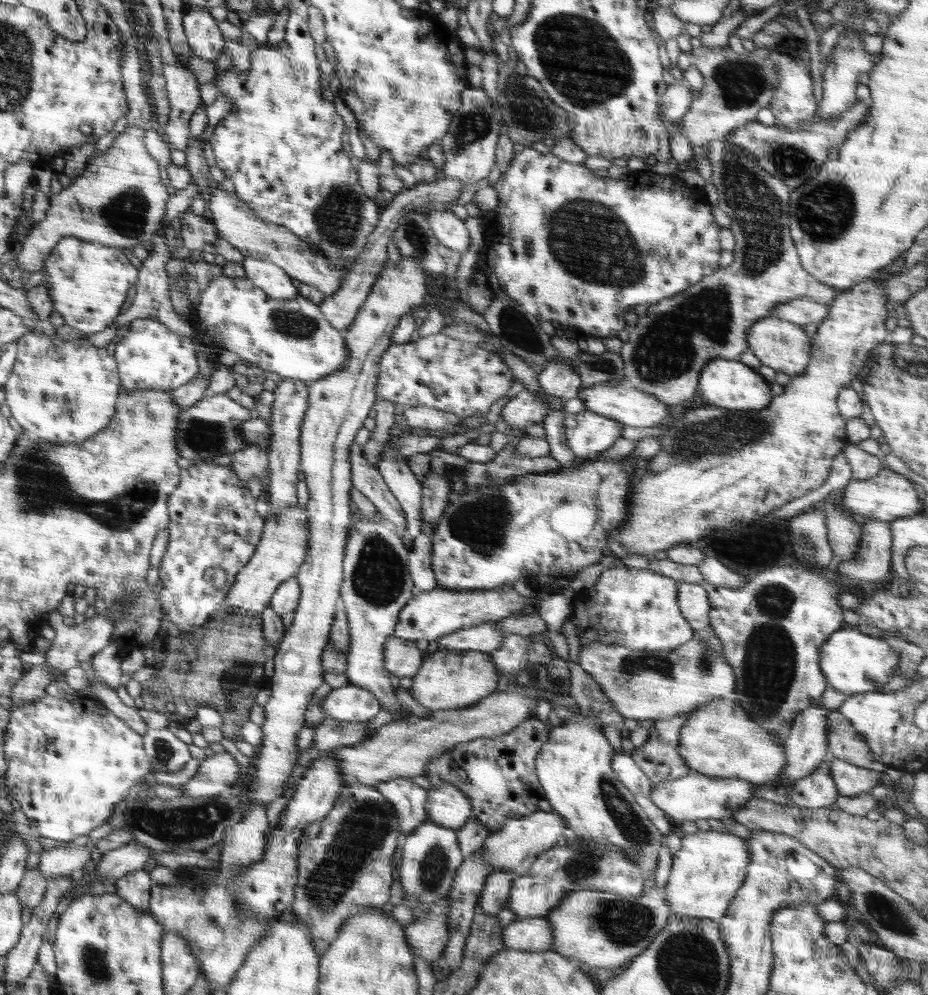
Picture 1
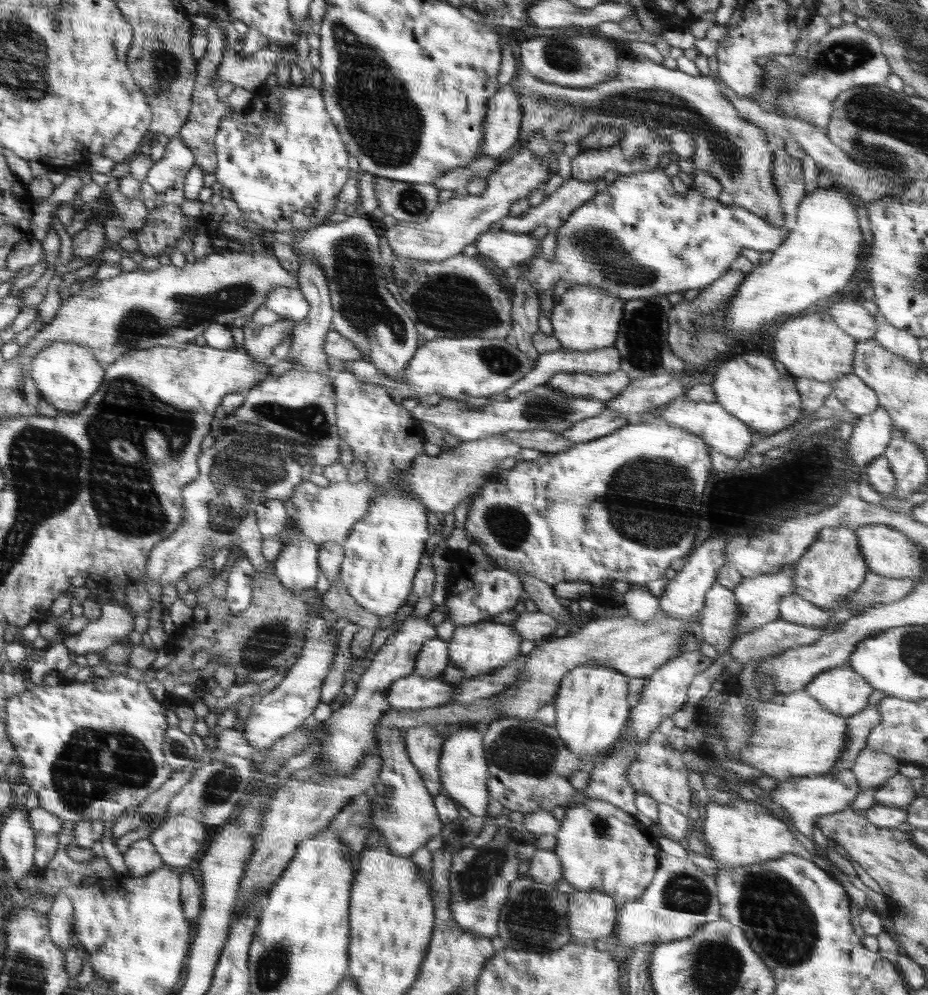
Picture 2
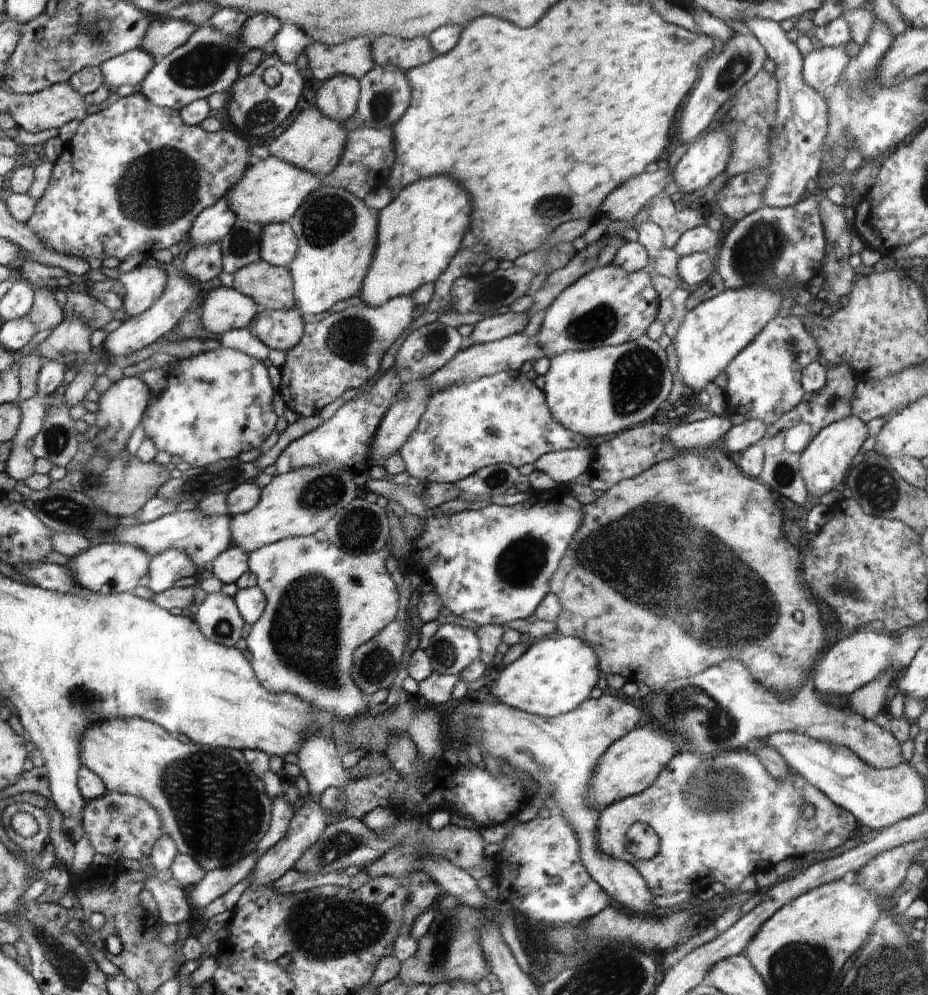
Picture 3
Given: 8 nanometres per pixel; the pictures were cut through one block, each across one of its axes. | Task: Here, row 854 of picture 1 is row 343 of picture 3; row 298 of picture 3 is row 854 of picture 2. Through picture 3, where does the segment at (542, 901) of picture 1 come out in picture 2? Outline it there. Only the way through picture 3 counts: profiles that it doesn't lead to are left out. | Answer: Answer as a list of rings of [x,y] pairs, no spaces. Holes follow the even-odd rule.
[[[583,799],[572,805],[565,812],[565,818],[560,823],[554,854],[559,858],[561,878],[572,884],[577,891],[599,890],[610,895],[618,904],[633,901],[652,882],[659,865],[660,847],[658,837],[648,832],[648,829],[632,814],[620,810],[617,806],[600,799]]]

